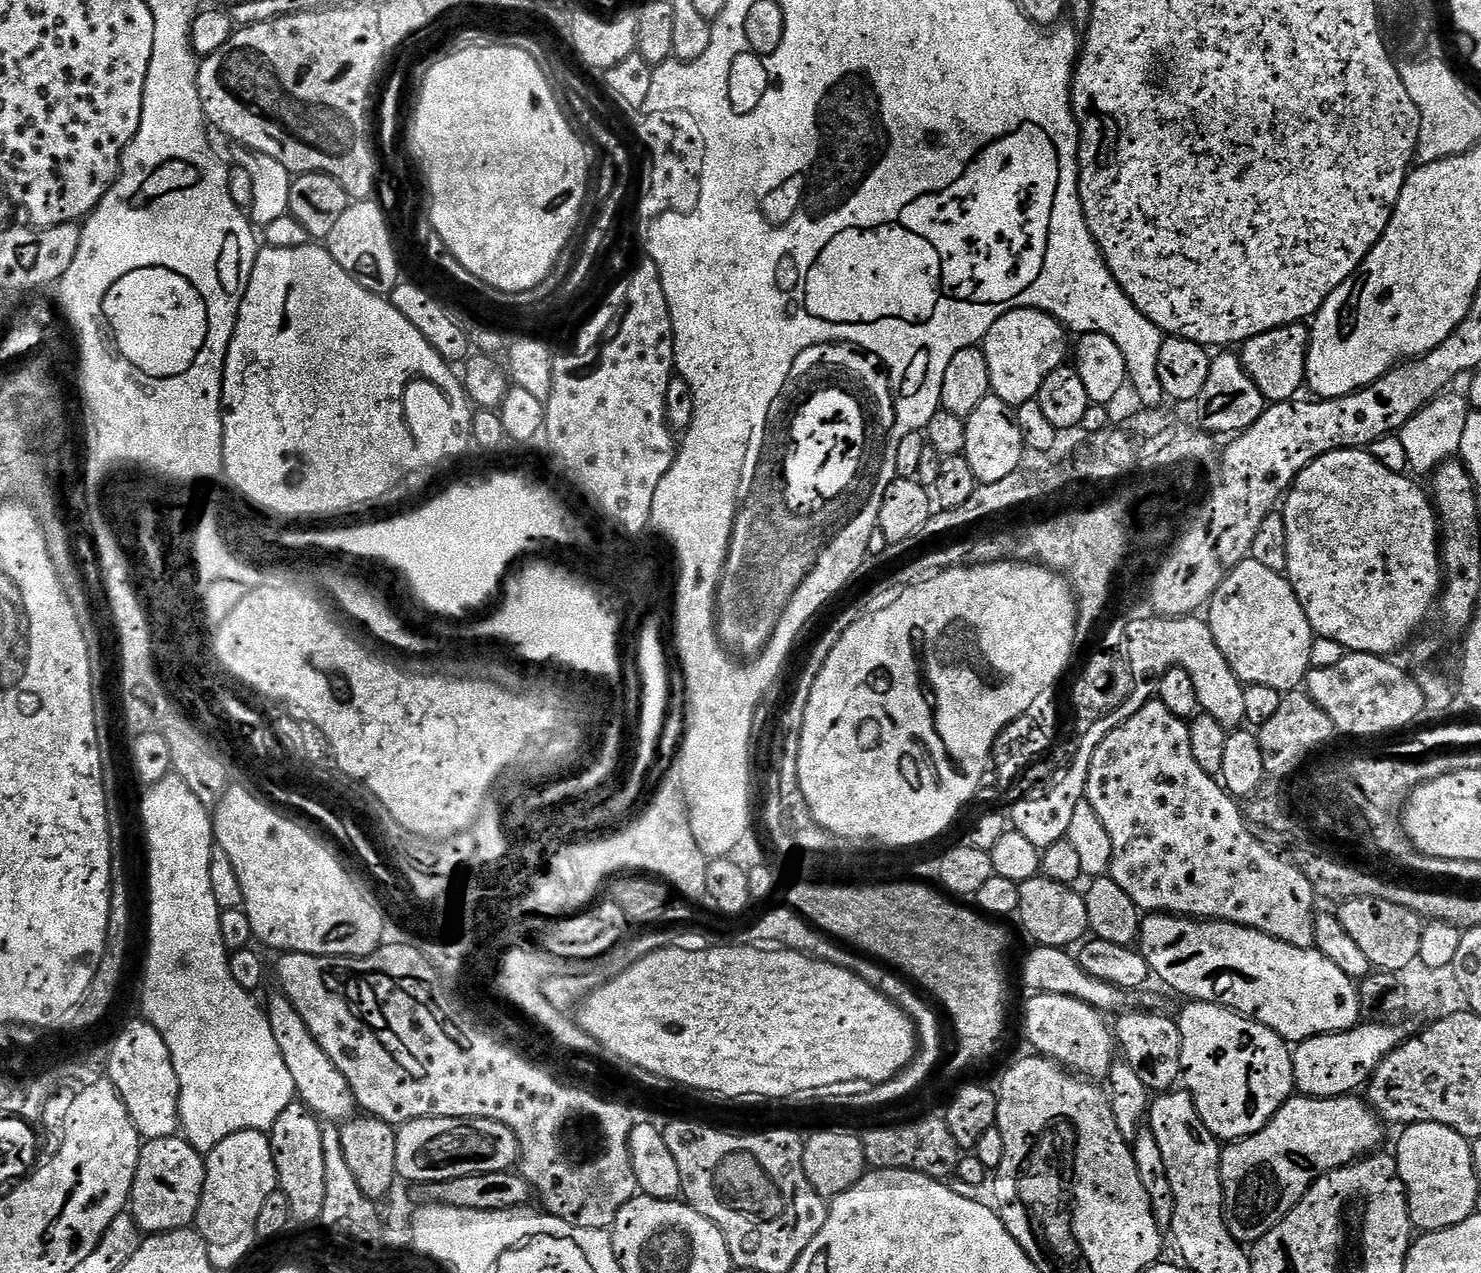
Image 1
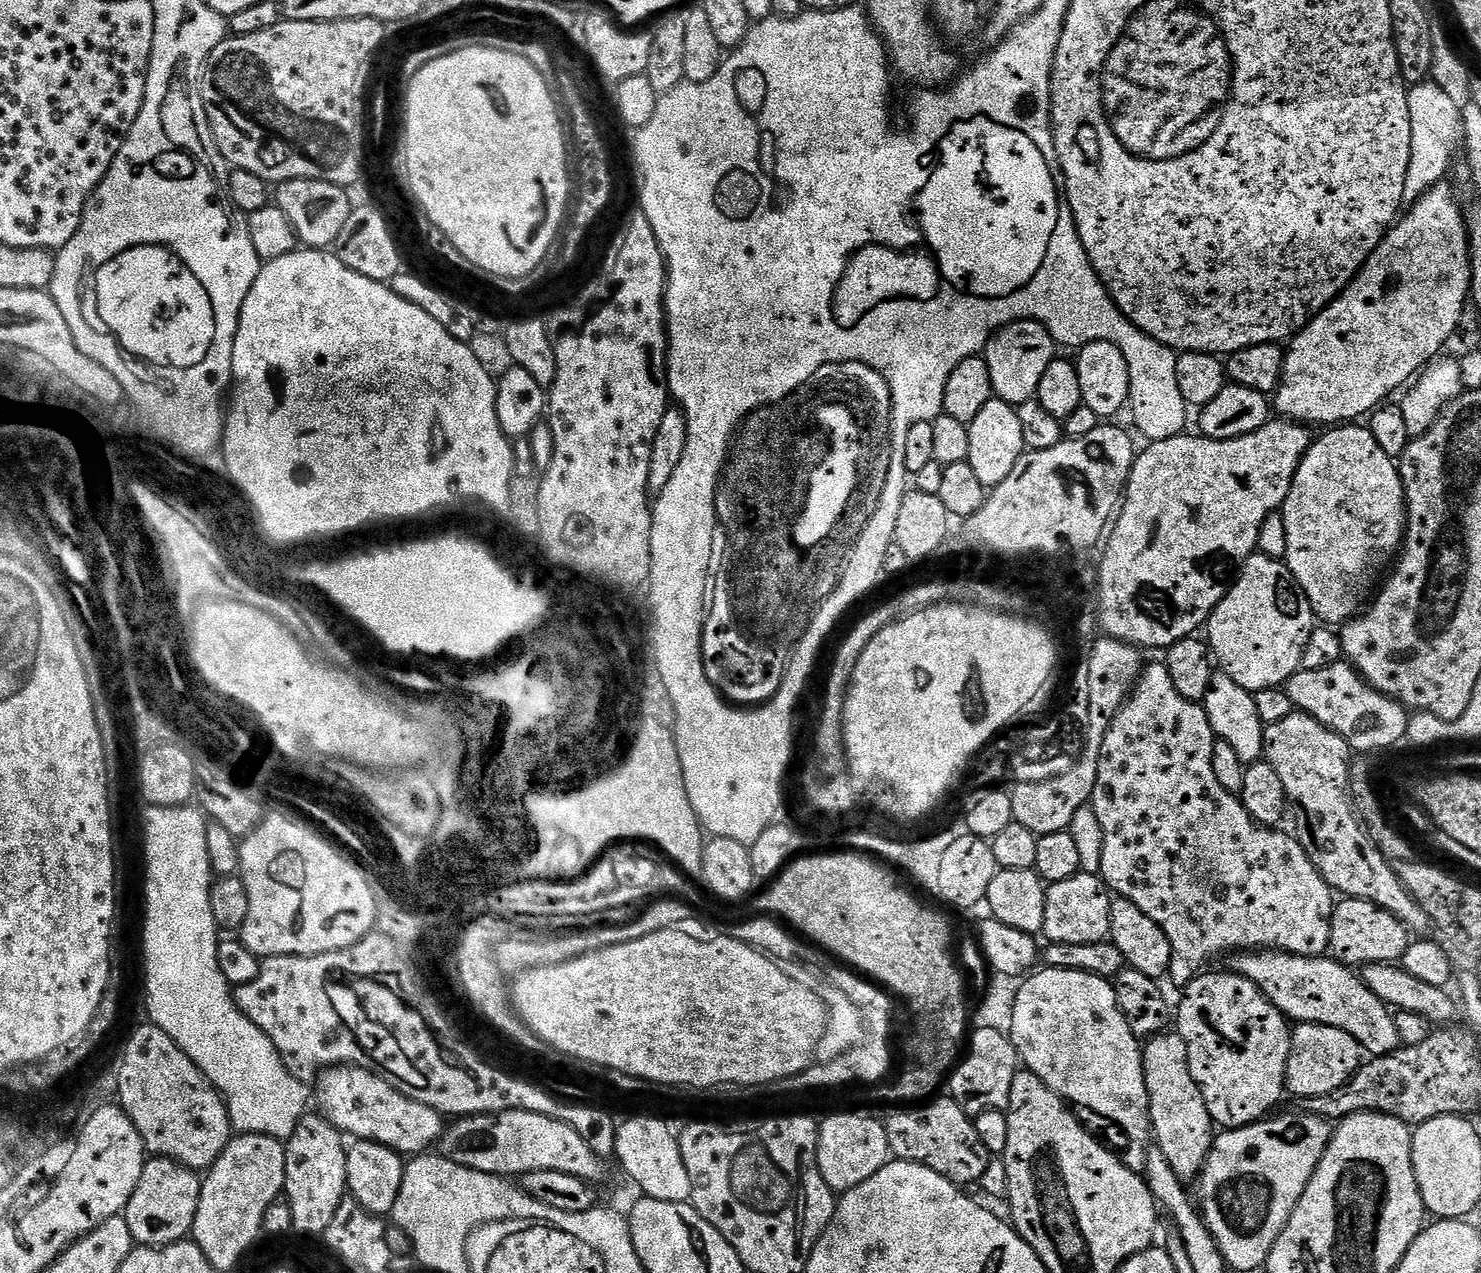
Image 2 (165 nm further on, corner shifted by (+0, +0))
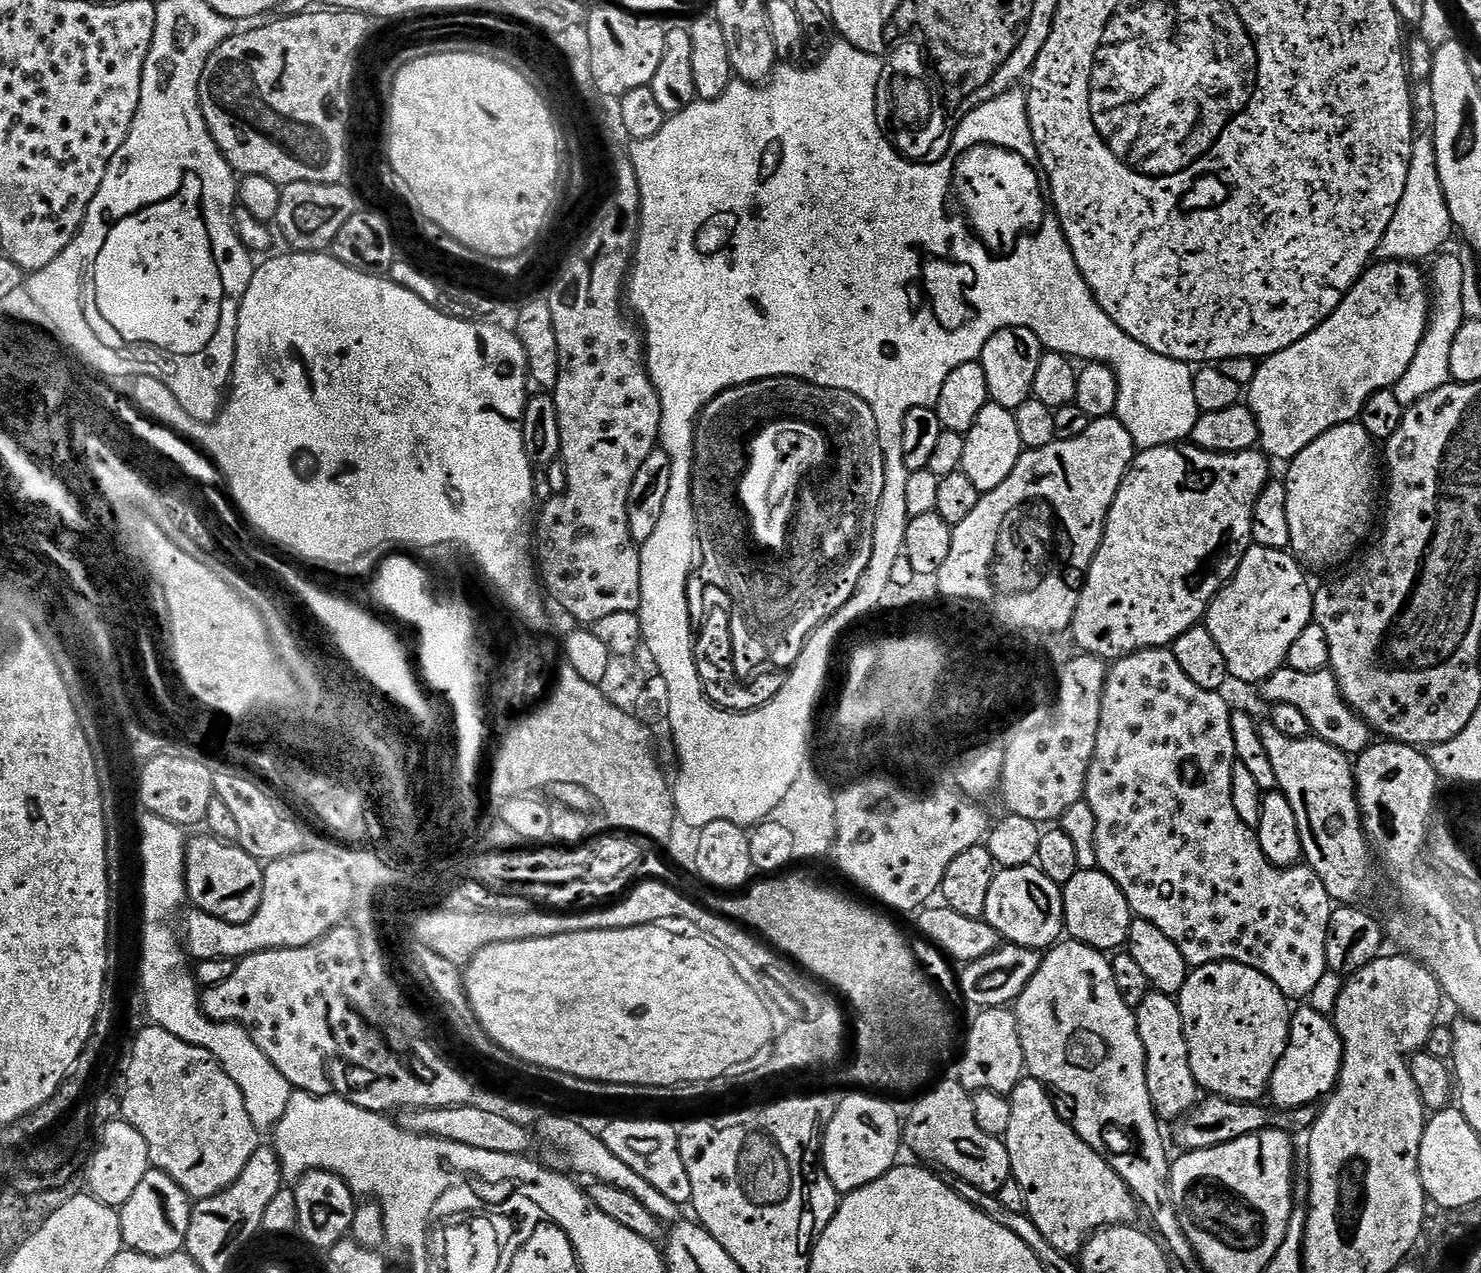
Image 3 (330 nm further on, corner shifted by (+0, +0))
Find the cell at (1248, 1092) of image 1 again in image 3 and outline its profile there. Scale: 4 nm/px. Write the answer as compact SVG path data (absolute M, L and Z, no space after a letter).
M1219 960L1201 968L1192 968L1189 971L1186 982L1180 991L1178 1003L1184 1029L1186 1030L1186 1042L1188 1043L1188 1053L1190 1054L1190 1070L1194 1070L1194 1078L1201 1089L1205 1093L1221 1096L1227 1100L1241 1100L1244 1104L1263 1101L1268 1090L1270 1078L1274 1074L1274 1066L1278 1066L1278 1062L1288 1045L1288 1035L1290 1034L1290 1026L1292 1025L1293 1009L1290 1007L1288 997L1282 994L1282 990L1278 990L1278 986L1274 986L1274 982L1270 982L1270 978L1266 978L1266 974L1262 974L1250 966L1239 964L1233 960Z

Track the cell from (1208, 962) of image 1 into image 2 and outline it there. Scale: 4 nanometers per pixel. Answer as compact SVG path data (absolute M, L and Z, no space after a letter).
M1244 950L1231 960L1231 971L1254 982L1289 1021L1346 1030L1369 1057L1385 1056L1401 1047L1397 1017L1387 1004L1370 994L1363 979L1357 973L1355 976L1351 967L1324 956L1295 956L1292 952L1271 950Z

